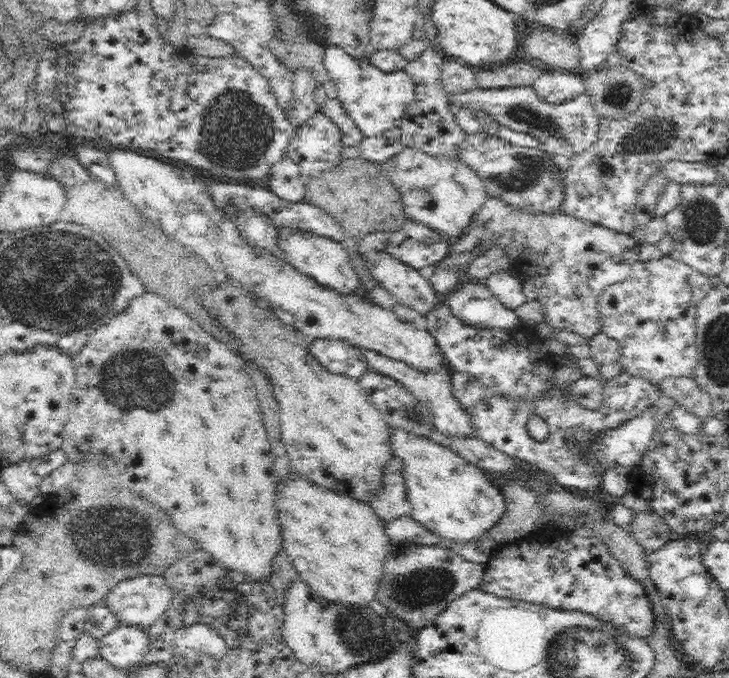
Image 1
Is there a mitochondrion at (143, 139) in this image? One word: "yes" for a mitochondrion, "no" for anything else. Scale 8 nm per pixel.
no

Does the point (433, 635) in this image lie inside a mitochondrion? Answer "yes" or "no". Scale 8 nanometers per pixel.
no

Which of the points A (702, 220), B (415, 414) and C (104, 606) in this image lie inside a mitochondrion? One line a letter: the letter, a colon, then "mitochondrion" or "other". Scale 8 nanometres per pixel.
A: mitochondrion
B: mitochondrion
C: other

